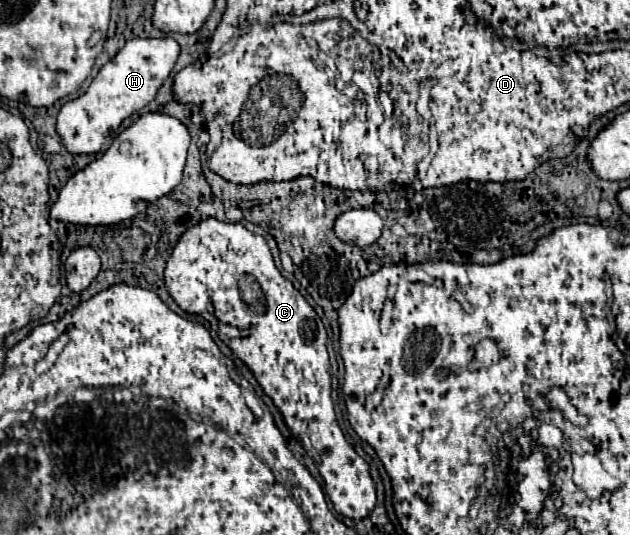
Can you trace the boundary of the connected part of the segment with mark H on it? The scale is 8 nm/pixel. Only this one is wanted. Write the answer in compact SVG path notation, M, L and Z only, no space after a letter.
M132 38L124 48L106 62L88 90L66 102L58 112L56 130L62 138L62 144L72 154L96 154L106 142L110 130L118 130L120 122L142 110L148 102L154 100L160 86L166 82L170 70L176 64L180 46L174 38Z

